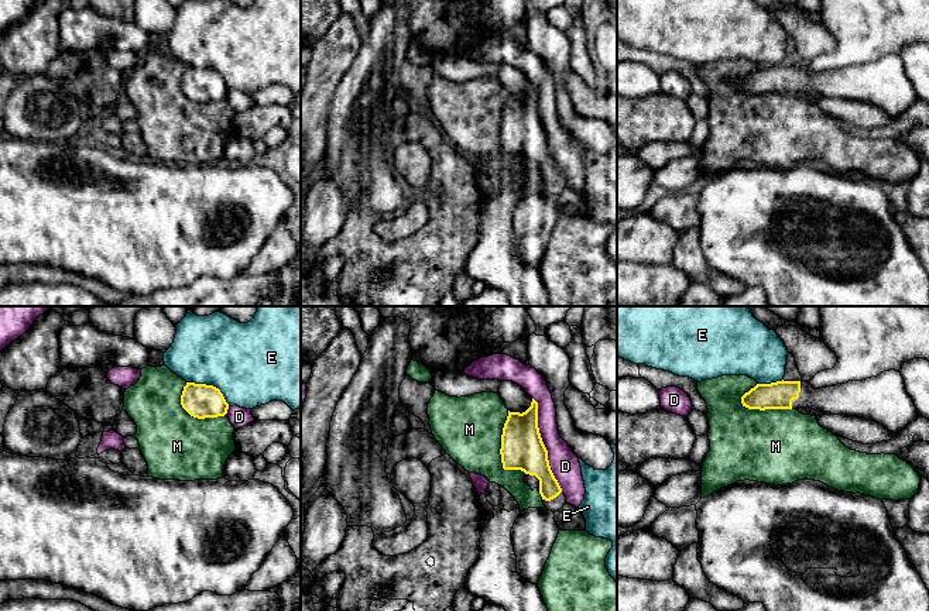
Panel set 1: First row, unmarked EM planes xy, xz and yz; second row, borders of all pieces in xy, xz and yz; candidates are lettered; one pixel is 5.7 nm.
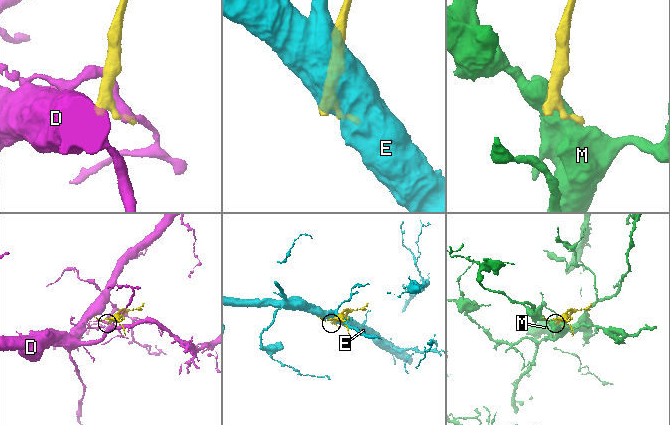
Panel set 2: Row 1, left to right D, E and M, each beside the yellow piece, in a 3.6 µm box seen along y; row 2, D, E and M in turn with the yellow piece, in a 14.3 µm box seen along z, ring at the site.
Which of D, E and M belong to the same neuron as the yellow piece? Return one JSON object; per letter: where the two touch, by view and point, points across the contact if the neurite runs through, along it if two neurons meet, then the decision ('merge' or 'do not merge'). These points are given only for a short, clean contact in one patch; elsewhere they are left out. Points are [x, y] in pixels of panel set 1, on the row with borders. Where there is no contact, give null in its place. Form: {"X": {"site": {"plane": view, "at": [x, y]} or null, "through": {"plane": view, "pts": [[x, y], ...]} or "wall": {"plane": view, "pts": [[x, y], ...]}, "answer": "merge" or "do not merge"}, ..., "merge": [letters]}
{"D": {"site": {"plane": "xz", "at": [544, 445]}, "answer": "do not merge"}, "E": {"site": {"plane": "xy", "at": [211, 385]}, "answer": "do not merge"}, "M": {"site": {"plane": "xz", "at": [500, 450]}, "answer": "do not merge"}, "merge": []}

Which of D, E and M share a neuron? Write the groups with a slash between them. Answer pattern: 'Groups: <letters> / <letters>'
Groups: D / E / M

